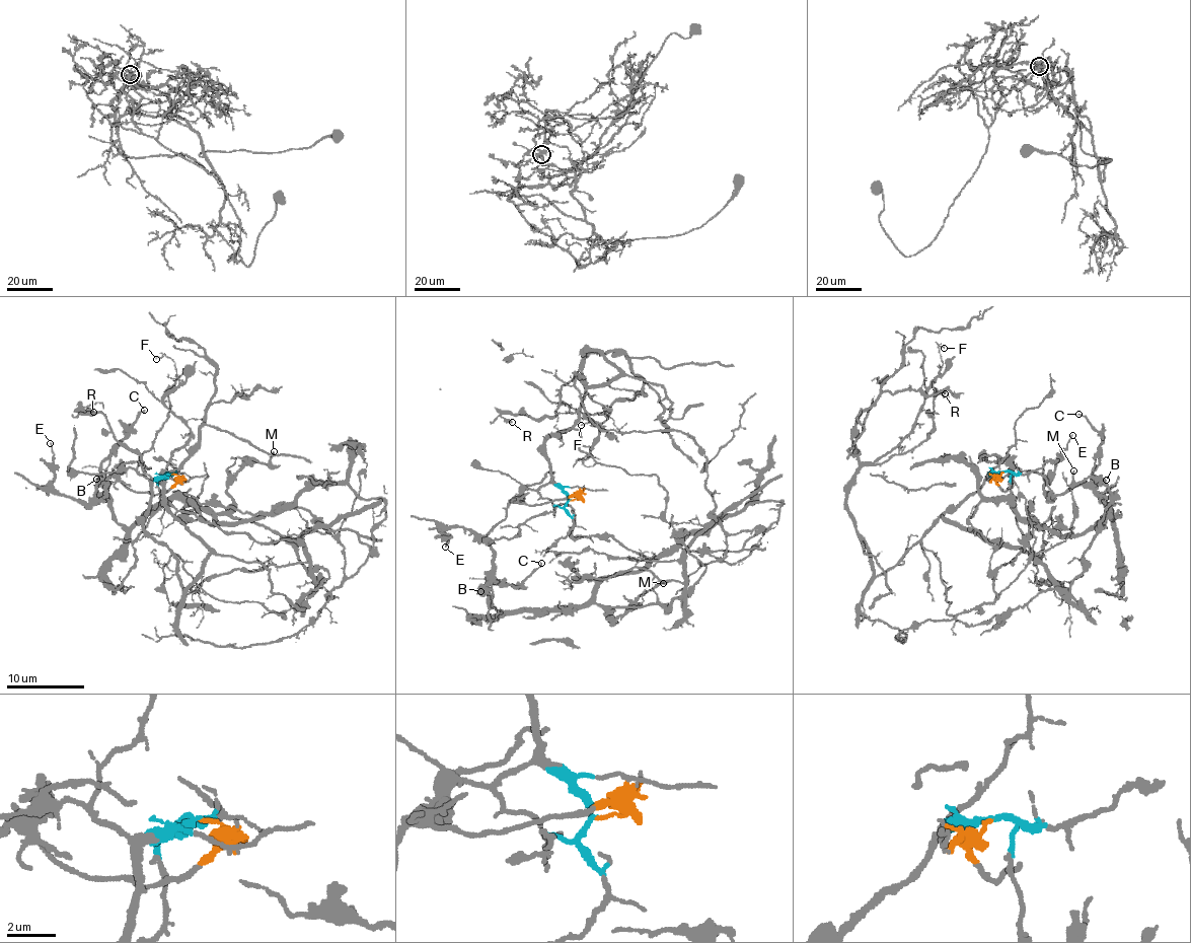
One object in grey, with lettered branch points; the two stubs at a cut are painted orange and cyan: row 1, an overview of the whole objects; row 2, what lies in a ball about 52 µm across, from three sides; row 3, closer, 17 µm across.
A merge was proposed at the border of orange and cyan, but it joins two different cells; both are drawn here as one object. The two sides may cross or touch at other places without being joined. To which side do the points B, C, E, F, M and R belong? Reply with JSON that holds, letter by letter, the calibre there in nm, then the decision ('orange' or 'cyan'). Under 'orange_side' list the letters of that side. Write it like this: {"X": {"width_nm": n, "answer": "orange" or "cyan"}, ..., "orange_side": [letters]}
{"B": {"width_nm": 200, "answer": "orange"}, "C": {"width_nm": 130, "answer": "orange"}, "E": {"width_nm": 120, "answer": "orange"}, "F": {"width_nm": 100, "answer": "cyan"}, "M": {"width_nm": 170, "answer": "orange"}, "R": {"width_nm": 320, "answer": "cyan"}, "orange_side": ["B", "C", "E", "M"]}

